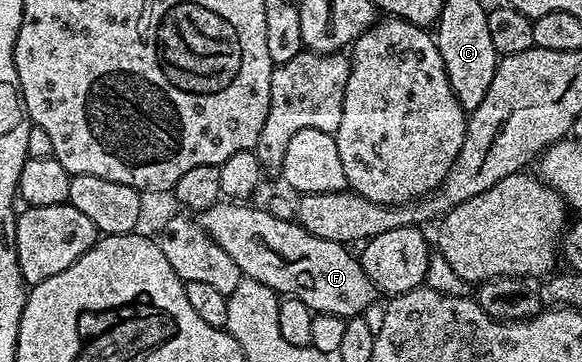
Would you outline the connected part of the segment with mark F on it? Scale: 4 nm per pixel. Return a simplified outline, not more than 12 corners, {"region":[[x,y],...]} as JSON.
{"region":[[221,200],[201,229],[244,278],[316,314],[368,312],[345,243]]}

